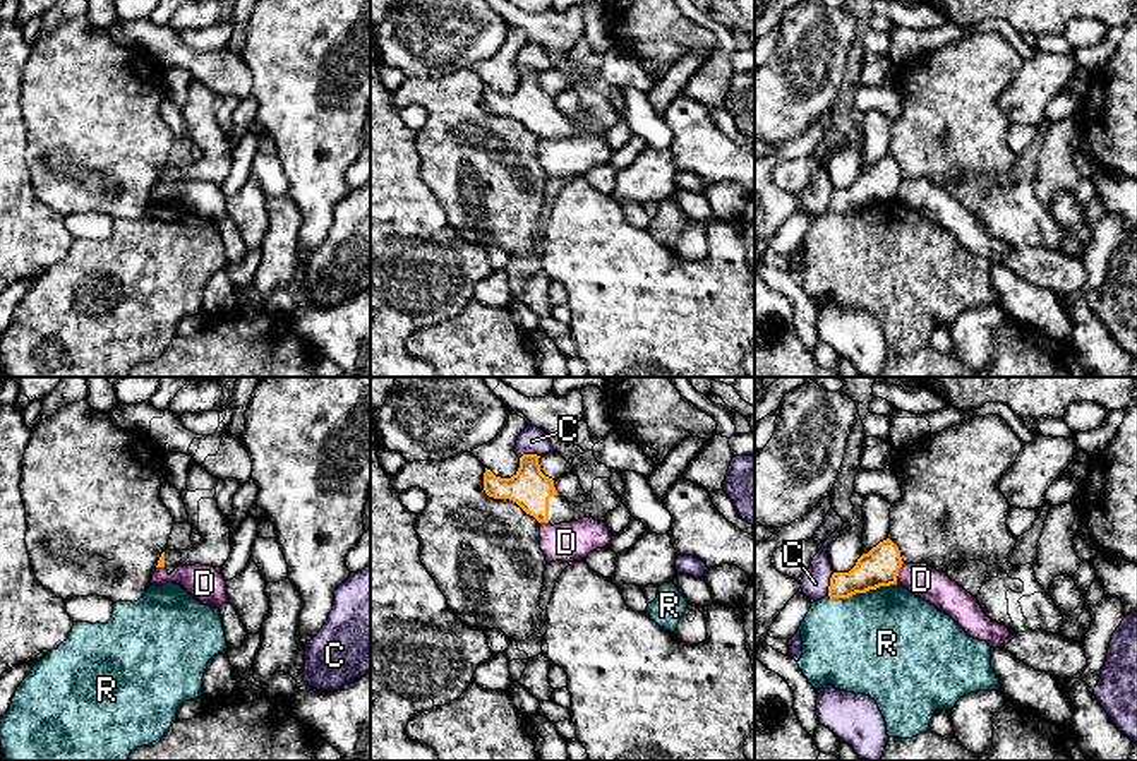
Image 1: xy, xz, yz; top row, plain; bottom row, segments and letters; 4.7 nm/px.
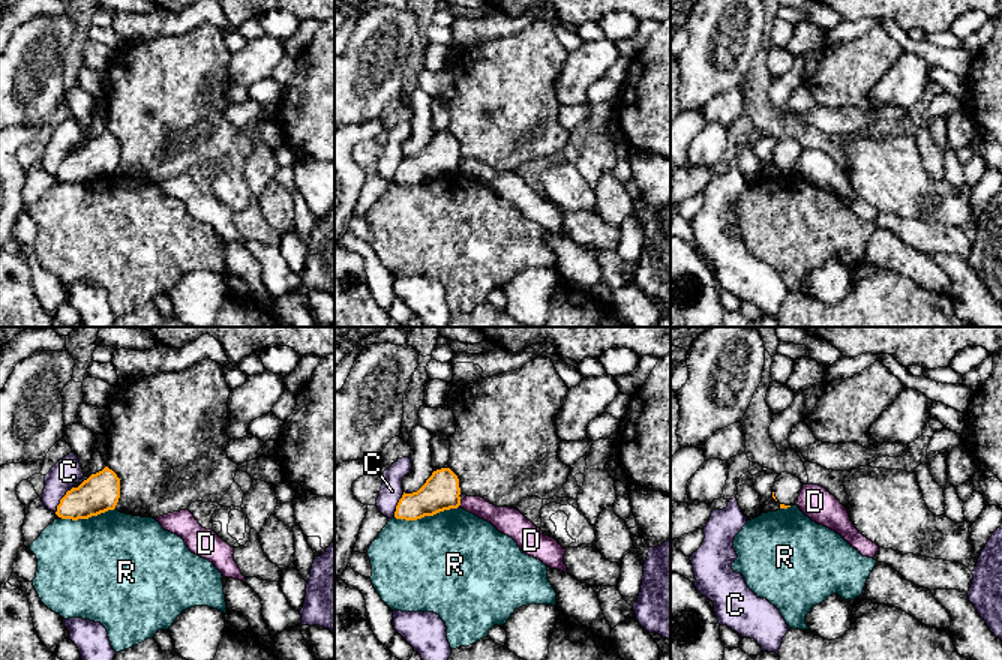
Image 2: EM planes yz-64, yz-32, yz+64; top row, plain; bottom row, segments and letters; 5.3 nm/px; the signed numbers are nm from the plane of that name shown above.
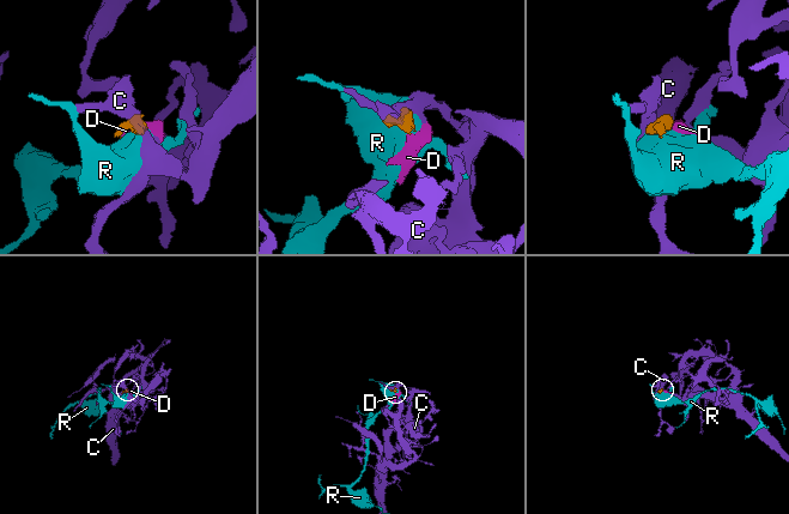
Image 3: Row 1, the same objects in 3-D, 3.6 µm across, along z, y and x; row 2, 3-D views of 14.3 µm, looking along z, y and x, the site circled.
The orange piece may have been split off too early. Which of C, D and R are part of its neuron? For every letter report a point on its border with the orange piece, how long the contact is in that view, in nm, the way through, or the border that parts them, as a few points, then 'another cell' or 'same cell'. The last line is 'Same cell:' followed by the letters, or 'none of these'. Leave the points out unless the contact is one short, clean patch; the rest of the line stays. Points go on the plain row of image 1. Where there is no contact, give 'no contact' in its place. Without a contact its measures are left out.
C: yz (830, 201) | 120 nm | along yz (834, 189), (827, 211) | another cell
D: yz (897, 189) | 100 nm | along yz (902, 179), (896, 197) | another cell
R: yz (863, 208) | 340 nm | along yz (897, 199), (856, 208), (848, 213), (829, 213) | another cell
Same cell: none of these

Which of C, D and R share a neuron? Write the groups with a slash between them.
C D / R

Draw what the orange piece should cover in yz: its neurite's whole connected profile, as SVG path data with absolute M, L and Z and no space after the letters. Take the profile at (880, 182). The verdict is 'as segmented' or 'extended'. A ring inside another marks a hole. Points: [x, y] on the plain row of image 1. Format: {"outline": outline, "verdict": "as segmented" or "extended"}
{"outline": "M887 154L868 170L863 170L849 189L833 189L830 194L828 213L849 214L856 209L897 201L902 180L899 163Z", "verdict": "as segmented"}

